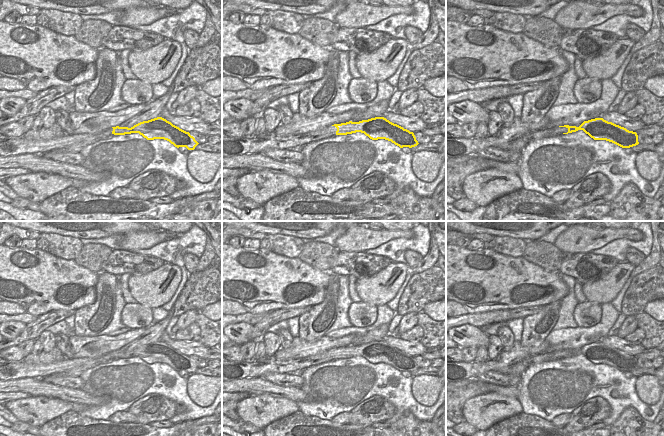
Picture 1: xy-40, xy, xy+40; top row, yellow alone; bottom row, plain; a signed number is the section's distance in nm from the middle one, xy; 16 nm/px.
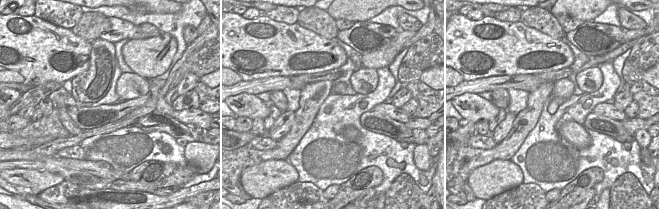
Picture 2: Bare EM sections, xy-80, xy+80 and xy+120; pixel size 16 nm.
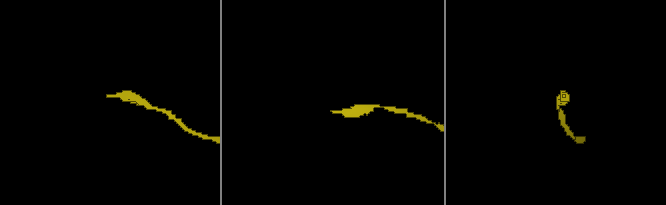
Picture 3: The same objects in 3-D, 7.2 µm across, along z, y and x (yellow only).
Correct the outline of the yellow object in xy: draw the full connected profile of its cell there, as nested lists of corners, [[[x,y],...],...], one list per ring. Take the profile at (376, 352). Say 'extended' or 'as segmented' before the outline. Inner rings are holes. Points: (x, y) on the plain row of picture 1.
extended; [[[375,341],[359,346],[346,346],[312,355],[306,358],[290,360],[280,364],[275,361],[258,363],[255,361],[222,360],[222,380],[233,381],[245,378],[262,377],[266,373],[292,373],[308,367],[320,365],[337,359],[347,359],[356,356],[364,357],[372,364],[385,363],[400,372],[415,371],[419,367],[413,356],[394,348],[384,341]]]

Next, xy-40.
extended; [[[157,341],[140,346],[131,352],[116,350],[101,357],[64,359],[55,364],[47,365],[27,364],[25,361],[6,361],[0,358],[0,380],[43,378],[71,369],[79,369],[83,373],[98,365],[131,357],[139,357],[147,364],[164,363],[177,372],[186,371],[188,374],[194,374],[199,368],[189,356],[180,353],[162,341]]]

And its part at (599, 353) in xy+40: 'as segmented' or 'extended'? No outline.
extended

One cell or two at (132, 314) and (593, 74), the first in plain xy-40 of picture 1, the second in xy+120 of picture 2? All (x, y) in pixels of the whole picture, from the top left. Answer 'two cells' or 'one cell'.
one cell

